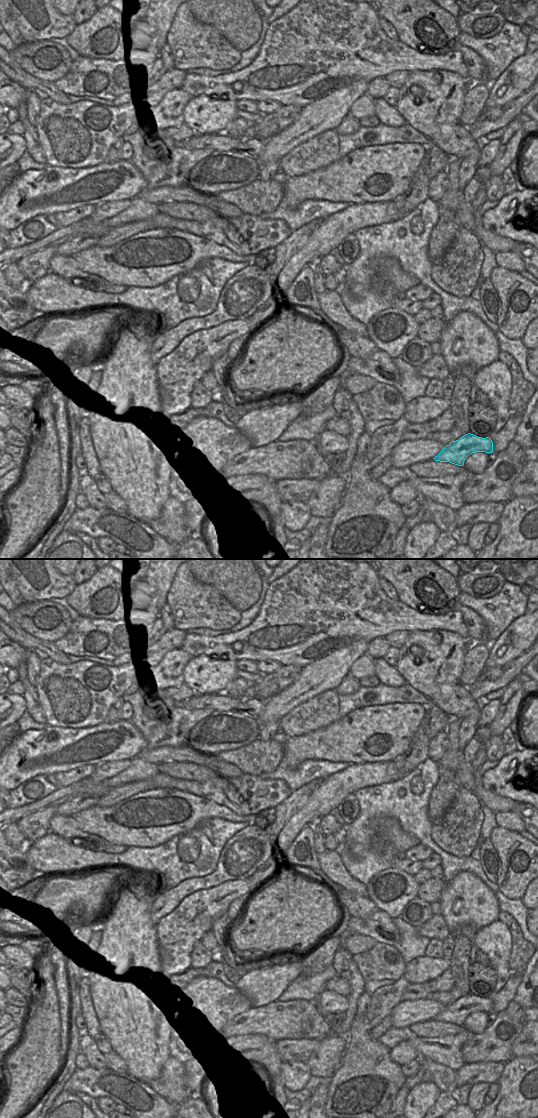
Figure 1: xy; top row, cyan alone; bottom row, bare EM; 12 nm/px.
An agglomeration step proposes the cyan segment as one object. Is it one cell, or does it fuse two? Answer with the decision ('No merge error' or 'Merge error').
No merge error.

